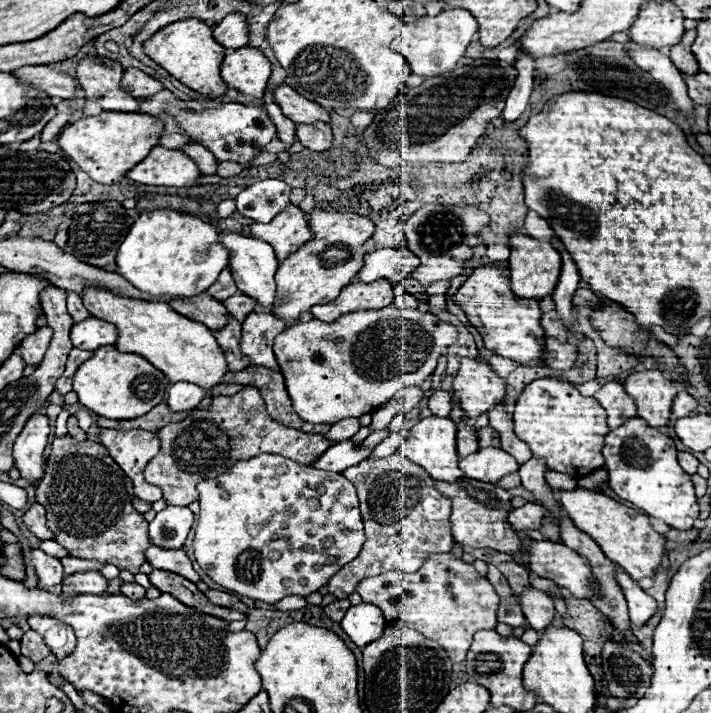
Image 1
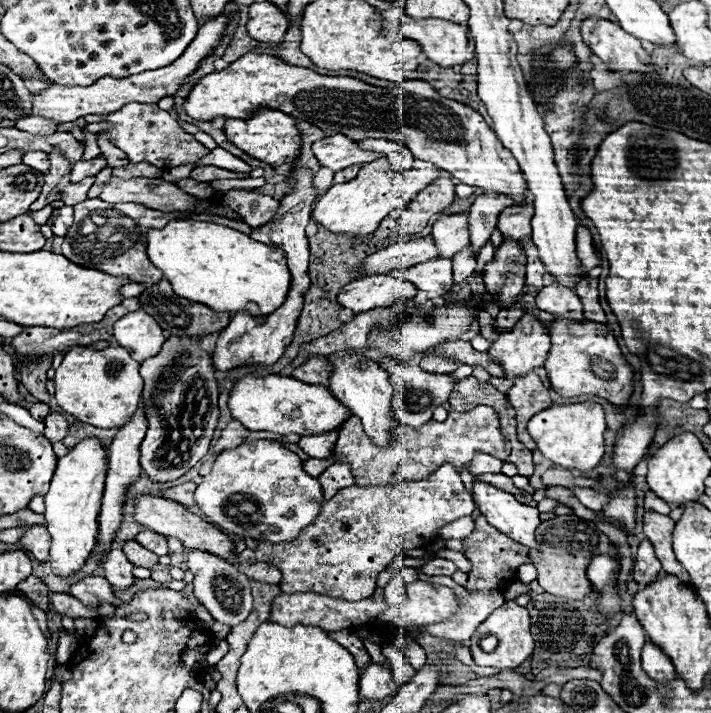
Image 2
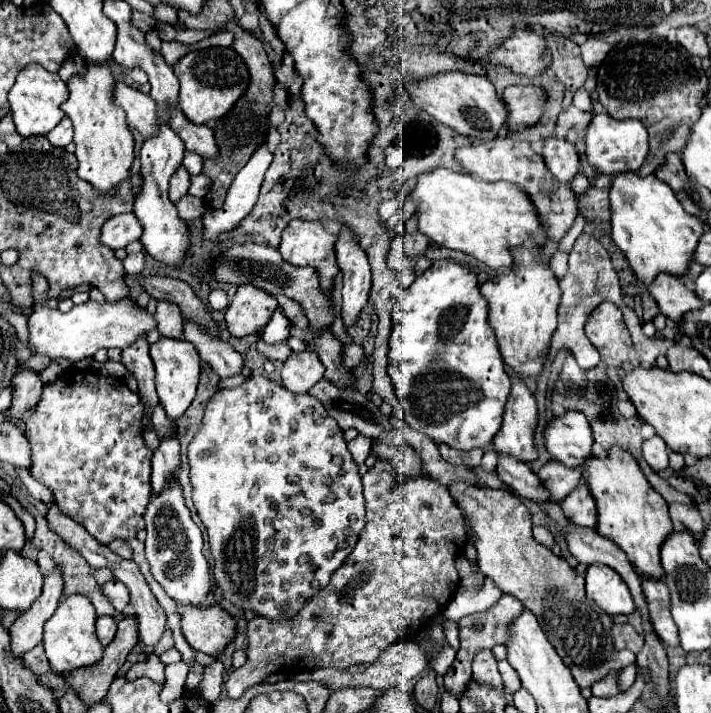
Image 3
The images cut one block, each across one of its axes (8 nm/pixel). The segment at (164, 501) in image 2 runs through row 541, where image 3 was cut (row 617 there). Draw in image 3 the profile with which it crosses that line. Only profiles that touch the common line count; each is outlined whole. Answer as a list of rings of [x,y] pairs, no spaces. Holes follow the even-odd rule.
[[[178,604],[178,614],[186,642],[198,652],[218,656],[236,634],[236,622],[220,606]]]

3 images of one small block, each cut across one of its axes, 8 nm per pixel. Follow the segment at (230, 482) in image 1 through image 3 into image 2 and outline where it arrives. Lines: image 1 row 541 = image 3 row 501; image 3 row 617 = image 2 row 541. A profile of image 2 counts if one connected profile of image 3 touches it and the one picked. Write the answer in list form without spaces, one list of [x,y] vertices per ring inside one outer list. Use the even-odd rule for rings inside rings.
[[[254,440],[218,454],[194,498],[202,514],[226,534],[268,540],[268,544],[296,540],[300,530],[316,520],[324,502],[318,478],[308,476],[302,460],[274,440]]]

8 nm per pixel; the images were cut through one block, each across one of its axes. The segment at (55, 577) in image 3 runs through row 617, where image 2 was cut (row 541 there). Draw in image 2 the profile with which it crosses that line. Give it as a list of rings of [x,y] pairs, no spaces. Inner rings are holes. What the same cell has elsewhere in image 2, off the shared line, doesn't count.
[[[32,526],[18,542],[22,548],[34,554],[36,560],[46,562],[50,558],[50,532],[44,526]]]

